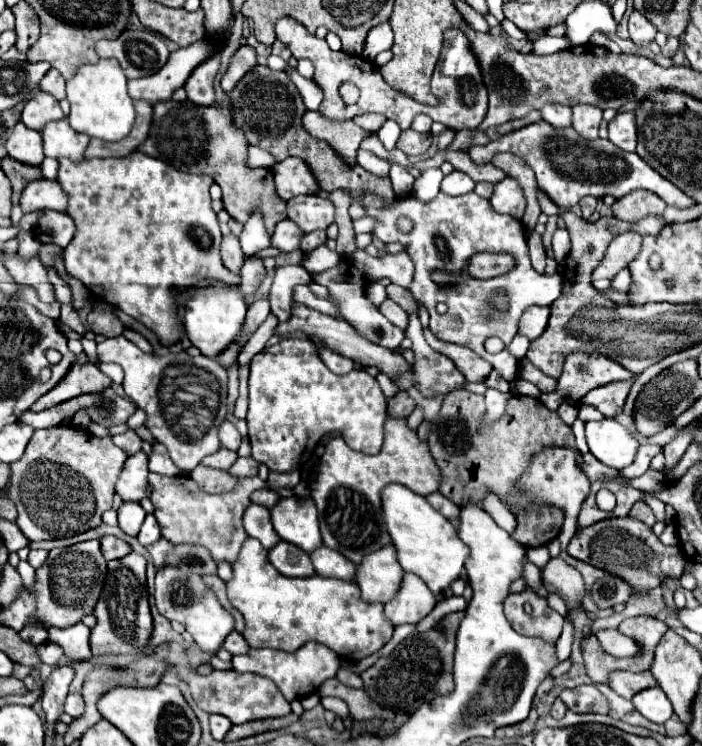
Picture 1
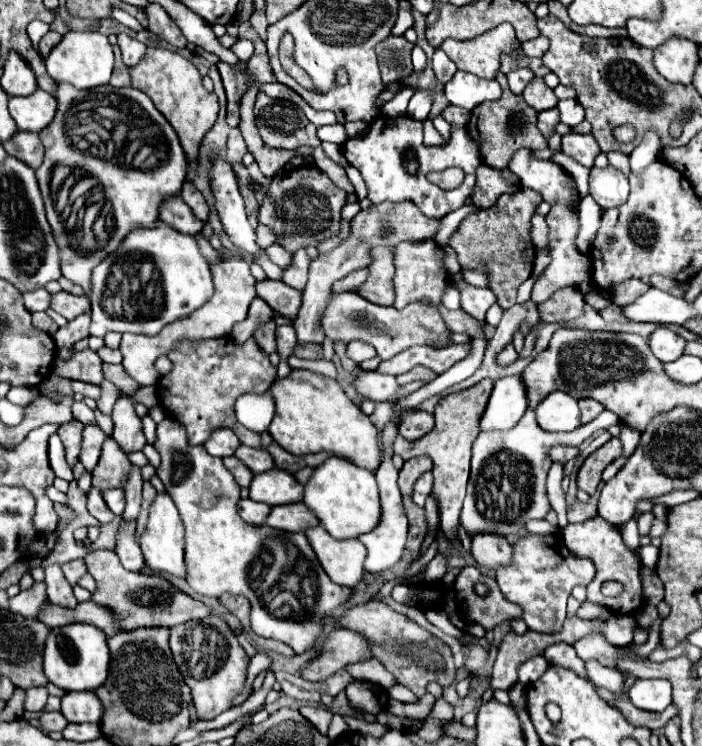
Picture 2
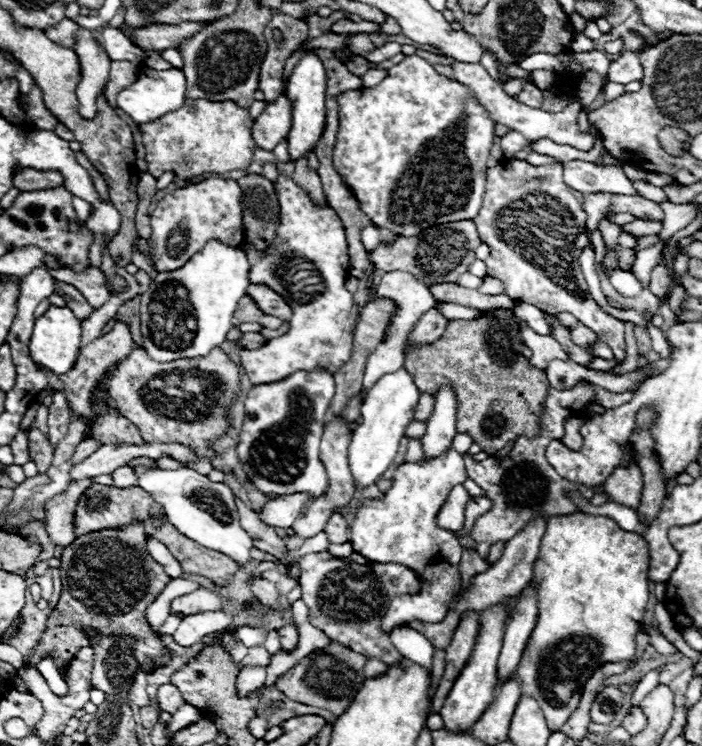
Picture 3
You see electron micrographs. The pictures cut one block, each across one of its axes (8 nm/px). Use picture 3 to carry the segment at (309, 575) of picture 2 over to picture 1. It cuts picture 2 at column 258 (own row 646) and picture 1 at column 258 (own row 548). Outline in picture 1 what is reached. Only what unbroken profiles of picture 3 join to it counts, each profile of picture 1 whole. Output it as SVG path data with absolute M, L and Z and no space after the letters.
M246 538L240 554L236 558L236 566L232 564L232 578L226 582L228 598L232 606L244 616L246 628L242 632L244 640L250 648L274 648L284 652L294 652L304 642L320 642L334 650L340 658L358 662L366 656L376 654L384 644L390 642L394 626L382 614L382 604L368 604L360 598L360 588L354 582L340 580L340 578L322 578L318 574L308 578L286 578L278 574L278 570L268 562L266 548L256 538Z

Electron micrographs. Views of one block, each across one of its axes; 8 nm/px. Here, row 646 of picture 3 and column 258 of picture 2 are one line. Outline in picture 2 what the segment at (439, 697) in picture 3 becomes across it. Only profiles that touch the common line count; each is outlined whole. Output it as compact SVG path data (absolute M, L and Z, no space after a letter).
M240 444L234 456L238 460L242 460L254 474L266 472L266 470L270 470L274 466L274 458L270 456L270 452L266 448L250 448L250 446Z

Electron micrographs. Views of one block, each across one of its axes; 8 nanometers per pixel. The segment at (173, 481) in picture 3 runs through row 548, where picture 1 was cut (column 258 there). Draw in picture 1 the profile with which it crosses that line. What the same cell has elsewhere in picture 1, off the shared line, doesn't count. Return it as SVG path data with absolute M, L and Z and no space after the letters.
M252 214L252 218L244 224L244 230L240 234L240 248L244 256L250 256L268 246L270 246L270 236L264 230L264 220L260 218L260 214Z

